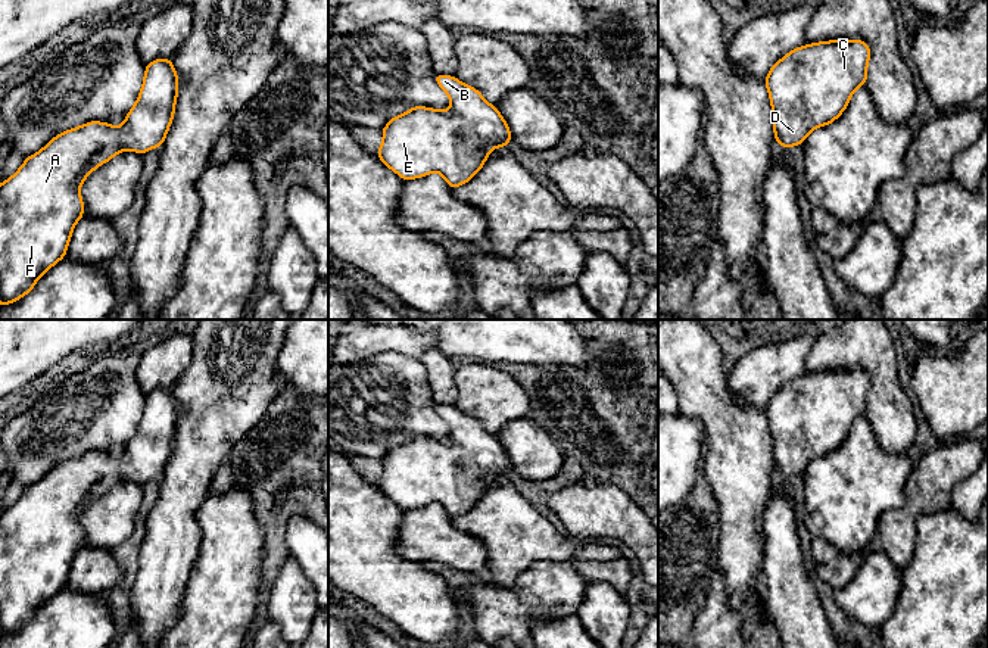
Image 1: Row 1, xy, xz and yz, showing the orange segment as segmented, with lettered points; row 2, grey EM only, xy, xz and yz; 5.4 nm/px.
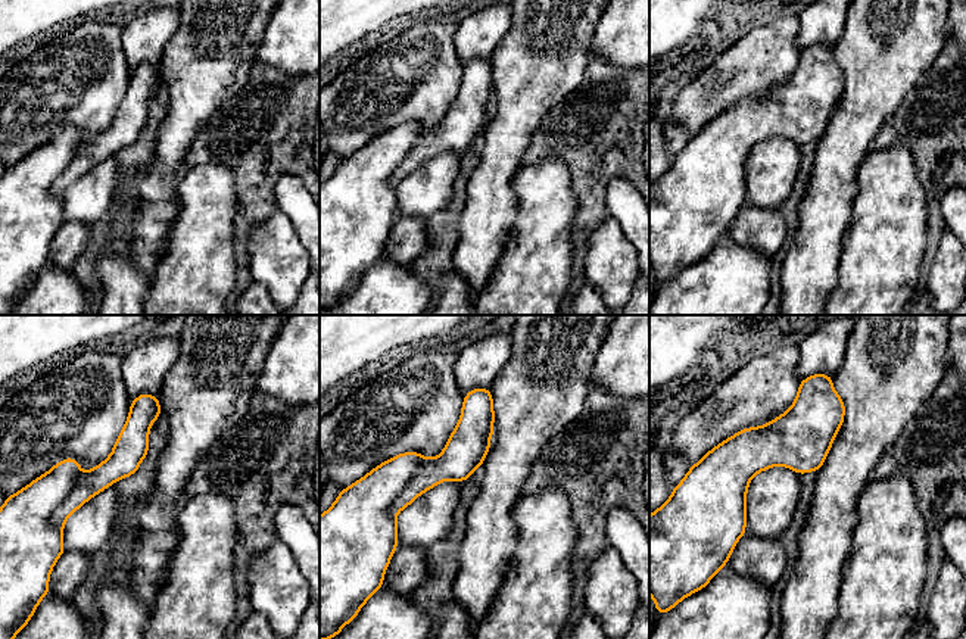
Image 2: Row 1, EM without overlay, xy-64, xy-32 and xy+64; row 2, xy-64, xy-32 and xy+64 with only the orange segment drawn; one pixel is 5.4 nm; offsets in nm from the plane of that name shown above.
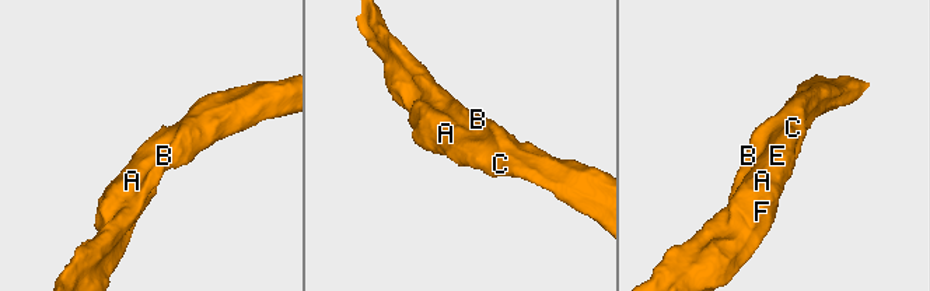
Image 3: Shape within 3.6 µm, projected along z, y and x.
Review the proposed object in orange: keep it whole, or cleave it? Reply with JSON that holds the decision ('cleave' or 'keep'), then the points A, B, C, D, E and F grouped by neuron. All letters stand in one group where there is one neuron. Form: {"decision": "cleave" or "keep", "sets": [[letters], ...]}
{"decision": "keep", "sets": [["A", "B", "C", "D", "E", "F"]]}

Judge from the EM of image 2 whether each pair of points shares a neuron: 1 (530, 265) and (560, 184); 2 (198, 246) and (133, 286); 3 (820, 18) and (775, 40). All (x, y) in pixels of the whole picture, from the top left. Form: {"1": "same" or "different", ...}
{"1": "same", "2": "different", "3": "different"}

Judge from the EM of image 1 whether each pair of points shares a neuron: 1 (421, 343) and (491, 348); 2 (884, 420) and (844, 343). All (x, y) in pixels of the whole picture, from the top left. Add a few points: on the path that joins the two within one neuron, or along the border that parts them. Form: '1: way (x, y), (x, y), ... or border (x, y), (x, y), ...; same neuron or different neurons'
1: way (439, 337), (473, 337); same neuron
2: way (884, 399), (884, 377), (865, 358); same neuron

